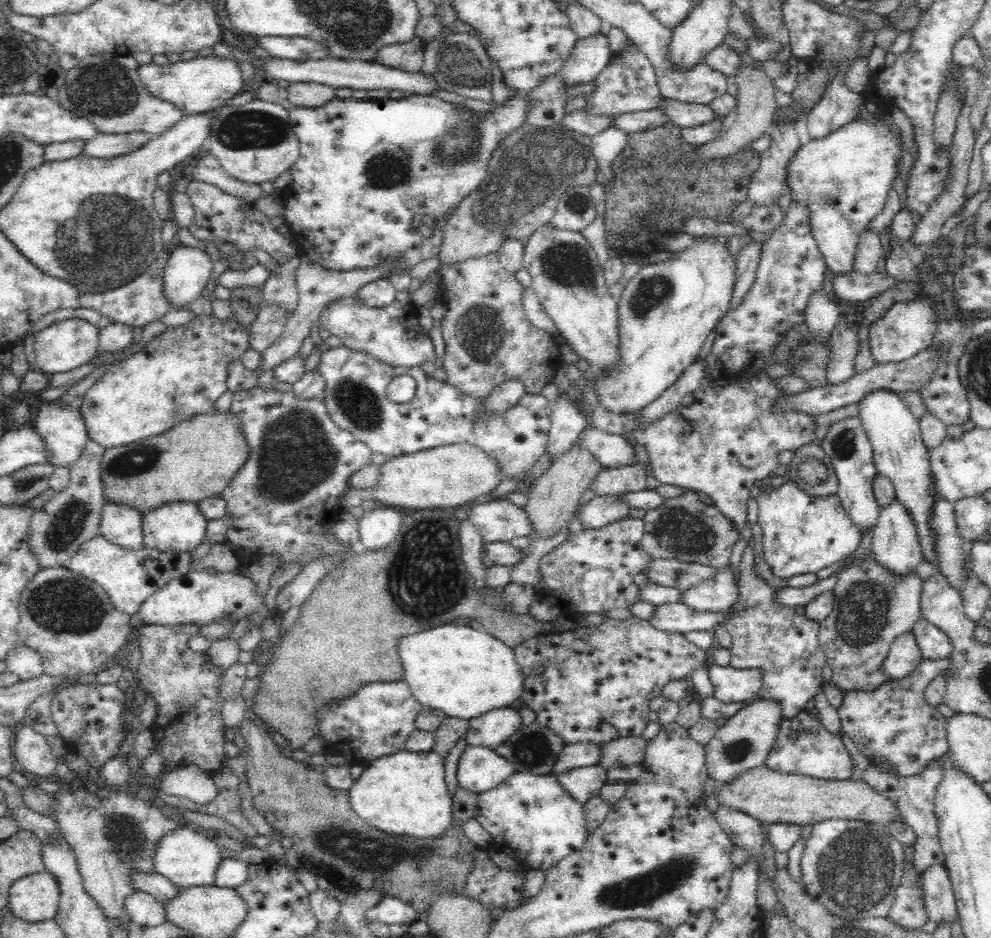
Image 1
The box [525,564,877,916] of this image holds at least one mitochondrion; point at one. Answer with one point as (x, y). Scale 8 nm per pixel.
(639, 891)

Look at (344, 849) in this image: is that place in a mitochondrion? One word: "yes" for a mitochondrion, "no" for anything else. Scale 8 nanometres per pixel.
yes

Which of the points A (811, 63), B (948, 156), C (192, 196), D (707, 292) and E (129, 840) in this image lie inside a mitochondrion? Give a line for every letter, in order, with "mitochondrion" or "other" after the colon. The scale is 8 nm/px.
A: other
B: other
C: other
D: other
E: mitochondrion

